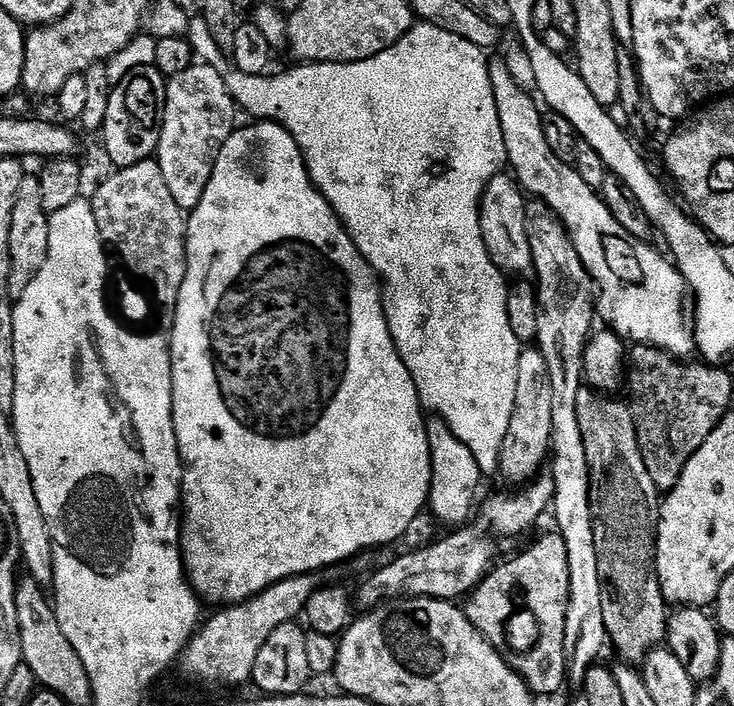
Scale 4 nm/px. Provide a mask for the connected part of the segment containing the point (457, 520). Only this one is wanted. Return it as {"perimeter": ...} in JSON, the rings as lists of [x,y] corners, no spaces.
{"perimeter":[[[432,418],[427,421],[427,425],[430,462],[432,463],[432,485],[427,507],[430,512],[432,508],[433,514],[444,524],[467,525],[473,519],[474,509],[481,499],[482,473],[480,467],[474,459],[474,454],[470,454],[470,446],[466,446],[466,442],[462,442],[456,437],[454,430],[450,430],[450,426],[446,426],[444,420]]]}

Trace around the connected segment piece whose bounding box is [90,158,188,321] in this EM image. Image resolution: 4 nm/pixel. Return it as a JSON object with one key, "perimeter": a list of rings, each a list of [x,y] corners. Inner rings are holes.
{"perimeter":[[[149,158],[113,173],[109,180],[104,180],[97,186],[96,193],[91,193],[94,222],[98,222],[98,230],[104,242],[111,242],[119,249],[127,259],[127,264],[135,269],[135,273],[142,272],[143,276],[155,282],[161,304],[164,305],[163,317],[172,321],[176,316],[178,294],[182,290],[182,282],[188,269],[188,225],[185,209],[174,202],[170,189],[166,187],[166,178],[162,178],[159,160]]]}

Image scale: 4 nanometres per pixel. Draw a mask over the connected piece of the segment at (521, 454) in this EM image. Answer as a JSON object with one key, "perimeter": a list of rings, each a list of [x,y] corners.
{"perimeter":[[[528,346],[518,358],[518,386],[514,390],[514,414],[510,414],[510,430],[502,442],[500,455],[501,477],[505,476],[515,486],[523,486],[541,475],[550,456],[552,427],[554,426],[554,389],[546,358],[539,348]]]}

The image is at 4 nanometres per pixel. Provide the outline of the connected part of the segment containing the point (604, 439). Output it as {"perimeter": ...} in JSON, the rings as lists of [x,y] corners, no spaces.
{"perimeter":[[[585,386],[578,390],[578,427],[582,429],[582,442],[586,442],[586,462],[590,462],[590,510],[594,522],[594,550],[598,554],[598,582],[602,582],[602,618],[606,621],[606,630],[611,647],[616,647],[621,661],[633,666],[639,665],[647,658],[648,653],[654,648],[661,647],[668,635],[668,617],[670,615],[669,605],[662,594],[662,586],[656,569],[656,535],[660,525],[660,506],[662,503],[662,492],[656,488],[650,473],[646,470],[643,462],[642,452],[639,449],[638,434],[635,433],[634,418],[629,405],[622,399],[612,394],[597,392],[591,386]]]}

